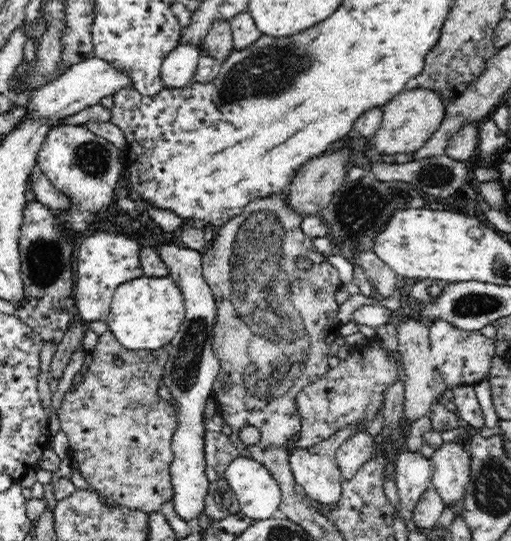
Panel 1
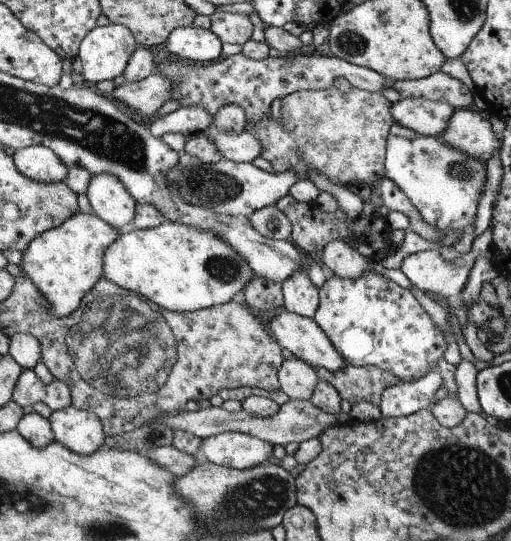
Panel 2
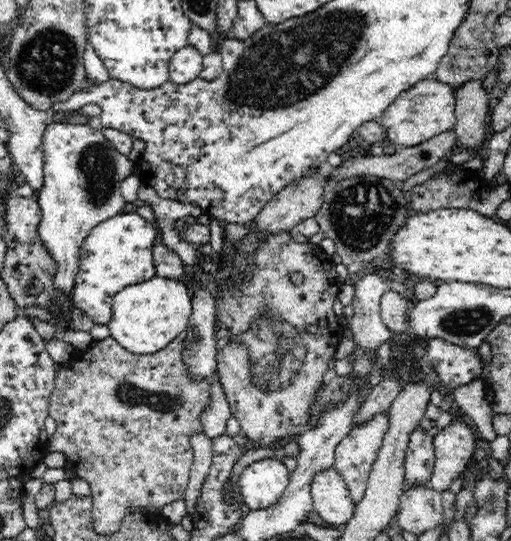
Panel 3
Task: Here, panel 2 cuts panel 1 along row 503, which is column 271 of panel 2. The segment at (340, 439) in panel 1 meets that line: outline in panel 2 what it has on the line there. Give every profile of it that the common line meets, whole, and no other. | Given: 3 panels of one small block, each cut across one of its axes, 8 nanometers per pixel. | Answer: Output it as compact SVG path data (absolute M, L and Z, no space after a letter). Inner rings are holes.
M283 310L281 314L277 314L275 318L271 318L267 322L267 330L269 330L268 334L271 338L282 349L288 350L293 357L306 362L313 368L323 368L323 370L329 370L329 372L337 372L337 370L341 370L346 365L343 358L325 336L323 330L315 324L312 318L305 318Z

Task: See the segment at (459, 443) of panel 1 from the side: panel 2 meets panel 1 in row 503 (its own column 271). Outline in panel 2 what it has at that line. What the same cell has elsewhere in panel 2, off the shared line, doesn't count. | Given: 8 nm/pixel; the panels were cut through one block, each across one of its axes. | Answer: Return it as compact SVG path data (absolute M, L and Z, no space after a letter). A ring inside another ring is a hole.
M221 432L201 439L202 460L225 468L248 469L267 461L273 445L254 436L237 432Z

